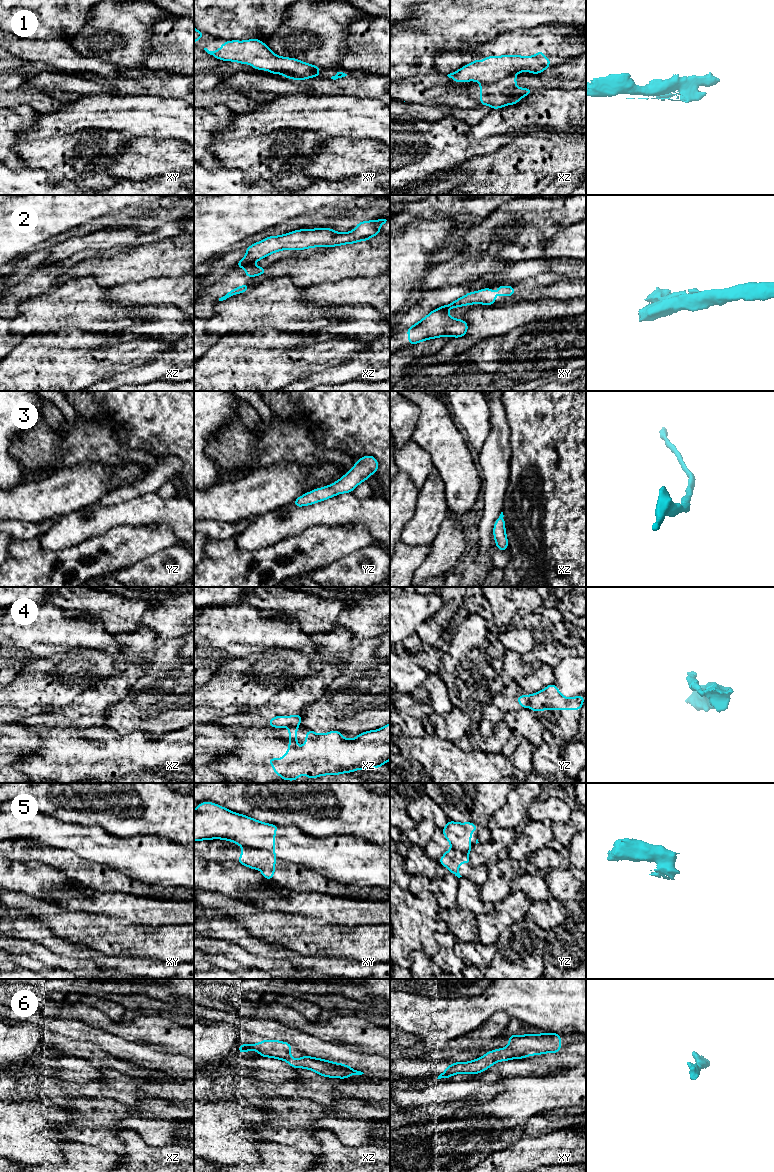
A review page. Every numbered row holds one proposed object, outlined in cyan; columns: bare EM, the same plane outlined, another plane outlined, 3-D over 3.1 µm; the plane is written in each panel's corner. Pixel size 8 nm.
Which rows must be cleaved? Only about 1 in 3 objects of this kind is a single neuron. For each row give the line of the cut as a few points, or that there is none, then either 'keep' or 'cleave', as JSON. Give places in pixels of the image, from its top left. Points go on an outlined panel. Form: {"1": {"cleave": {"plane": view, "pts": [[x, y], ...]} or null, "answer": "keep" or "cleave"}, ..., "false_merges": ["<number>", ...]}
{"1": {"cleave": {"plane": "xz", "pts": [[514, 74], [509, 74], [497, 80], [480, 82]]}, "answer": "cleave"}, "2": {"cleave": {"plane": "xz", "pts": [[250, 262], [242, 266]]}, "answer": "cleave"}, "3": {"cleave": null, "answer": "keep"}, "4": {"cleave": {"plane": "yz", "pts": [[527, 696], [529, 705]]}, "answer": "cleave"}, "5": {"cleave": {"plane": "xy", "pts": [[244, 846], [265, 849], [274, 855]]}, "answer": "cleave"}, "6": {"cleave": null, "answer": "keep"}, "false_merges": ["1", "2", "4", "5"]}

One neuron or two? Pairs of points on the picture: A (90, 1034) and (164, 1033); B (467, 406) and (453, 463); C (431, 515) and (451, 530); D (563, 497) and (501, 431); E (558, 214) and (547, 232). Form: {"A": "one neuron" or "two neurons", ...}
{"A": "two neurons", "B": "two neurons", "C": "two neurons", "D": "two neurons", "E": "one neuron"}

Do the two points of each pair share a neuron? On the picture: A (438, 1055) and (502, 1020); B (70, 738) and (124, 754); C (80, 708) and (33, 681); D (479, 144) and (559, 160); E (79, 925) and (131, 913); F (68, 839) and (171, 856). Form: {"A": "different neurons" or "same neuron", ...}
{"A": "same neuron", "B": "same neuron", "C": "different neurons", "D": "different neurons", "E": "different neurons", "F": "same neuron"}

